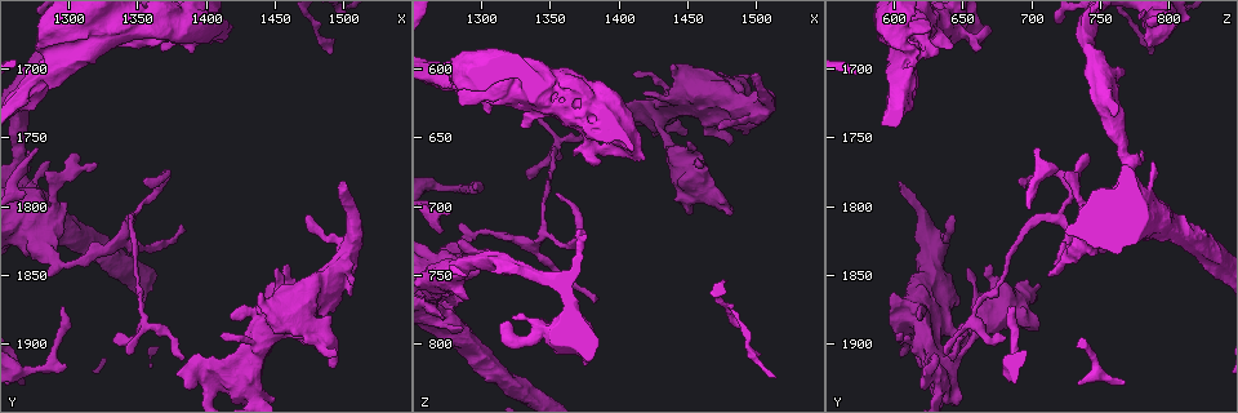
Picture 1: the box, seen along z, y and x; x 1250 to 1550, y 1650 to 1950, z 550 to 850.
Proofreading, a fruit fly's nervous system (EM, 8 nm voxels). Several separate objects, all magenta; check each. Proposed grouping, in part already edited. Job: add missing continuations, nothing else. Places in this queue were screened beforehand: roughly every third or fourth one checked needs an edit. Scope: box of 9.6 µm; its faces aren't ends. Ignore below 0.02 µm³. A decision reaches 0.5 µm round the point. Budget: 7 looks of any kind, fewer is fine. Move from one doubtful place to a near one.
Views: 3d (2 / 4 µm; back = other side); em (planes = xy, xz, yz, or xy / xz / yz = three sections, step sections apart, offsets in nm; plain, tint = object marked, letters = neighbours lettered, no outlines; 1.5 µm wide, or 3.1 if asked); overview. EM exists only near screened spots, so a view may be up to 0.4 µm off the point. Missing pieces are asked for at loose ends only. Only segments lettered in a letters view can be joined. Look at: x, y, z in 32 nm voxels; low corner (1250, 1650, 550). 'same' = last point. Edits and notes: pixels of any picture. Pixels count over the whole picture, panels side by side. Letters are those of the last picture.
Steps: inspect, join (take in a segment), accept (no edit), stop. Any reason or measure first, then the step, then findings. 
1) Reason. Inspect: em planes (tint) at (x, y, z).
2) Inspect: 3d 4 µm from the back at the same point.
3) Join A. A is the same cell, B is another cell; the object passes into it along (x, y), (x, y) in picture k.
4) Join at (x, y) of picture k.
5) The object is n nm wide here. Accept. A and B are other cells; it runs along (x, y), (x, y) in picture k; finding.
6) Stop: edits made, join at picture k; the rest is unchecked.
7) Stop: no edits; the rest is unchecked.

An open end. Inspect: 3d 2 µm at (1500, 1782, 604).

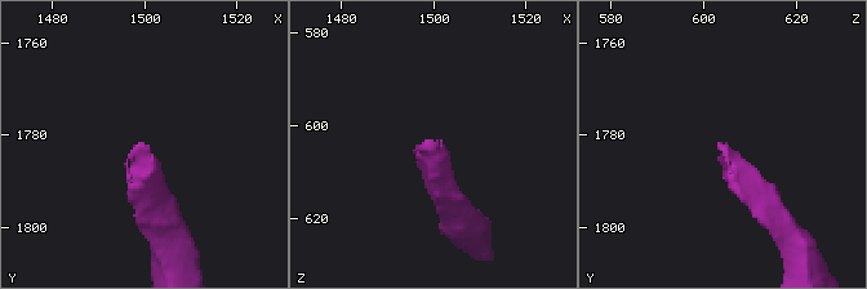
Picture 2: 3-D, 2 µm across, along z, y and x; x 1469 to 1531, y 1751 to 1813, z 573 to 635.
Inspect: em xy step 4 (letters) at (1498, 1783, 604).

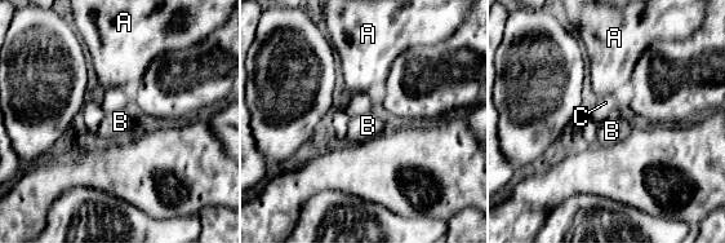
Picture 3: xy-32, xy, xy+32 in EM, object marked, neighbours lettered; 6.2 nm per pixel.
Another direction. Inspect: em planes (letters) at the same point.

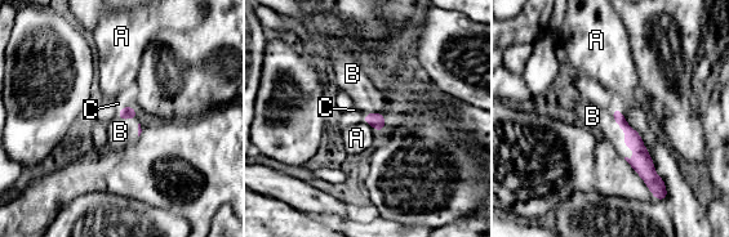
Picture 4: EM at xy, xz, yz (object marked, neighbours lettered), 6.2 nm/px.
Join B. B is the same cell, A and C are other cells; the object passes into it along (641, 162), (626, 137), (592, 116) in picture 4; the cell continues.

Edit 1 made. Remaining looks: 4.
An open end. Inspect: 3d 4 µm from the back at (1480, 1902, 652).

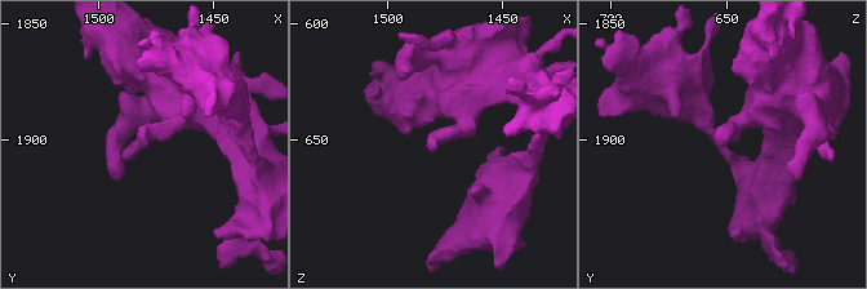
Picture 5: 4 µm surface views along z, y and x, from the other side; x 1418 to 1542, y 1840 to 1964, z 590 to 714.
Inspect: em planes (letters) at (1478, 1902, 654).

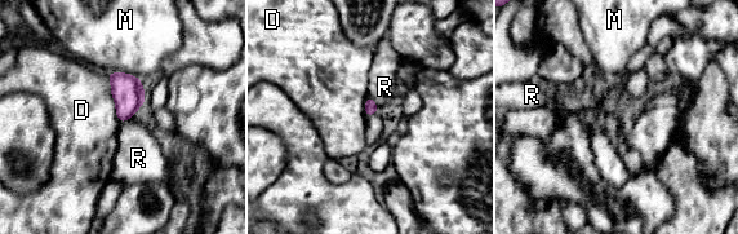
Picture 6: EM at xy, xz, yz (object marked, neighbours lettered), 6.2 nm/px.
Accept. D, M and R are other cells; a border runs along (106, 73), (115, 115), (120, 122) in picture 6; no lettered segment goes on from it.

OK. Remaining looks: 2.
Stops while still wide. Inspect: em planes (letters) at (1454, 1888, 704).

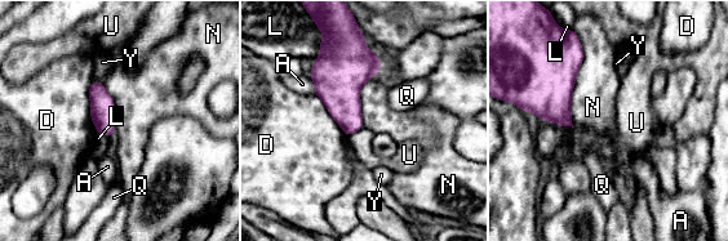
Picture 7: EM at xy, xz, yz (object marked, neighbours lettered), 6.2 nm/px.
Accept. A, D, L, N, Q, U and Y are other cells; no lettered segment goes on from it.

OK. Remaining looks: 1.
Stop: edits made, join at picture 4; the rest is unchecked.

